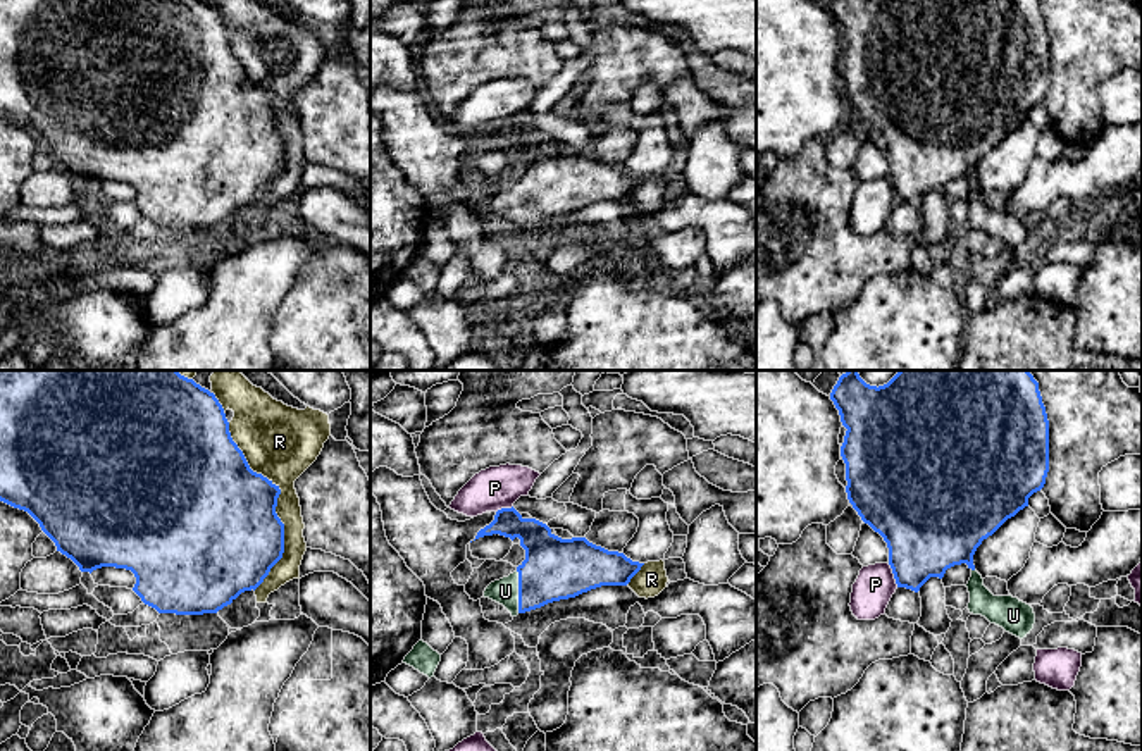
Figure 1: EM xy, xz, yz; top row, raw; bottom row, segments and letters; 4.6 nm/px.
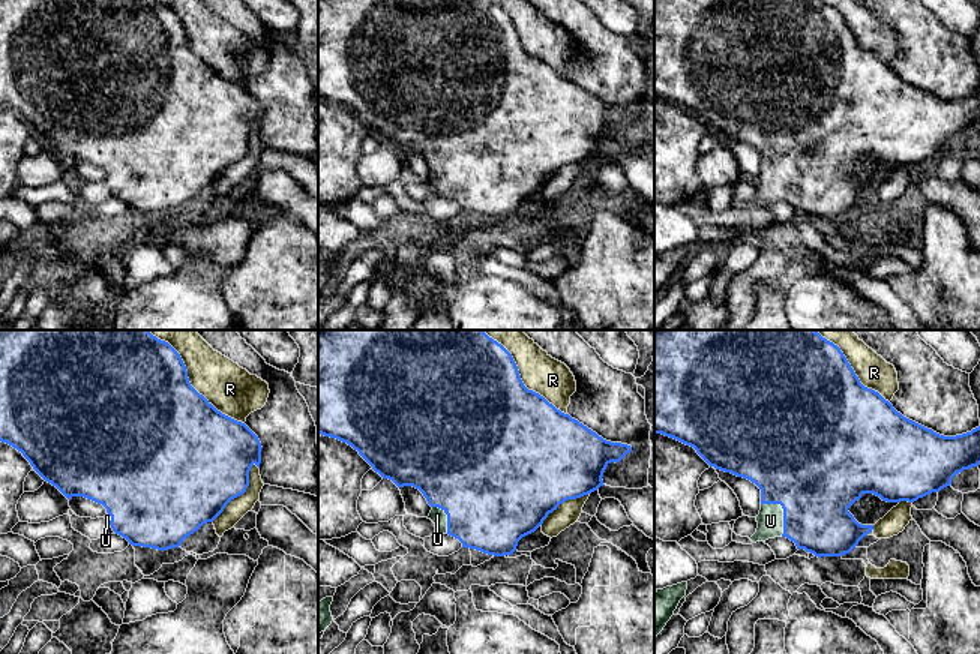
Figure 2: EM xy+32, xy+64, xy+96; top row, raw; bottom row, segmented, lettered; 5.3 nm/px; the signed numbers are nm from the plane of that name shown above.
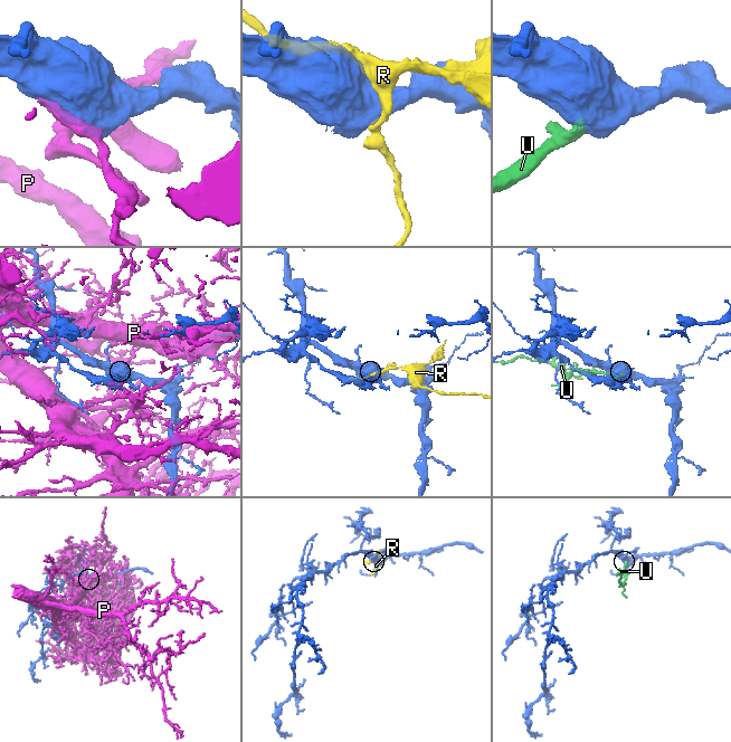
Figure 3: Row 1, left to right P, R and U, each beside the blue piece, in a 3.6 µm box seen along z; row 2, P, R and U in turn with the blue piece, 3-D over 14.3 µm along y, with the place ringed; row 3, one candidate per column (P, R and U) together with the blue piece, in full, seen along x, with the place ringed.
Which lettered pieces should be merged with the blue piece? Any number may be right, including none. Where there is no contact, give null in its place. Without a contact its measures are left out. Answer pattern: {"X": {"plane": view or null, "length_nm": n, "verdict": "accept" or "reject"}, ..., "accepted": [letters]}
{"P": {"plane": "yz", "length_nm": 120, "verdict": "reject"}, "R": {"plane": "xy", "length_nm": 800, "verdict": "reject"}, "U": {"plane": "xz", "length_nm": 200, "verdict": "accept"}, "accepted": ["U"]}

